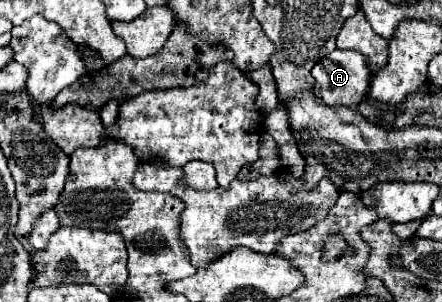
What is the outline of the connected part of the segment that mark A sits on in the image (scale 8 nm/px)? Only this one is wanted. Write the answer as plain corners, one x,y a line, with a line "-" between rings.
333,50
313,66
311,74
327,106
347,108
355,108
365,98
371,78
365,58
353,50

